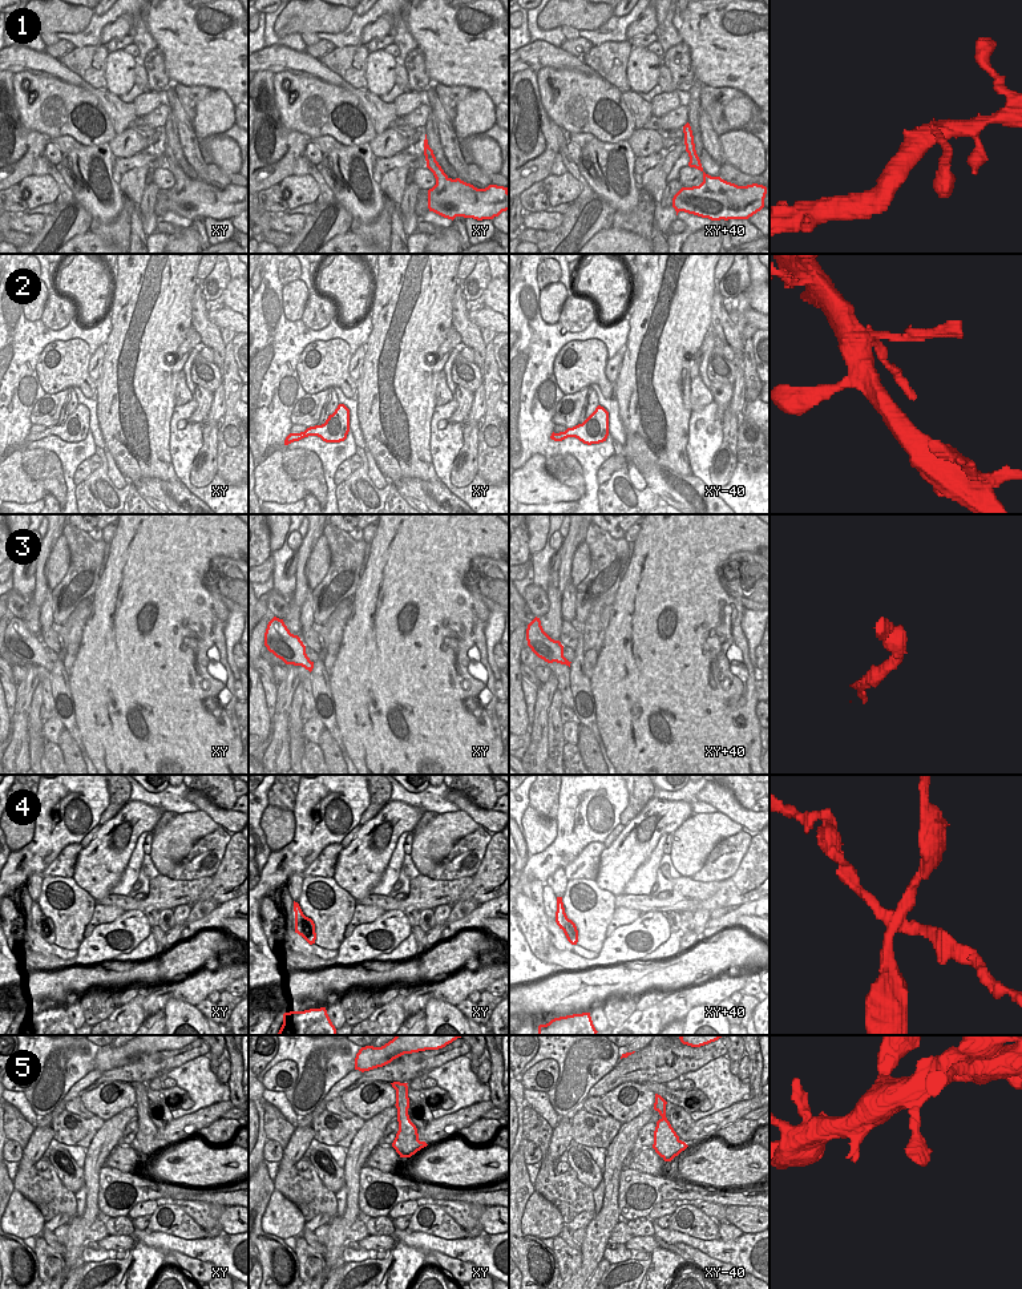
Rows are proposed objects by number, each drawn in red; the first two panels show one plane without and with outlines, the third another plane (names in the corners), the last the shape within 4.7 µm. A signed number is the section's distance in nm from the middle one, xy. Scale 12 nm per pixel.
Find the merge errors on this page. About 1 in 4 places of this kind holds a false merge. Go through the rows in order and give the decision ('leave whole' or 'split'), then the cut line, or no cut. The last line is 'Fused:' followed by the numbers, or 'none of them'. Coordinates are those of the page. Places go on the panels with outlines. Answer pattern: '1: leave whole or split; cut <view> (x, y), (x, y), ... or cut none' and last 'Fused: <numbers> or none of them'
1: leave whole; cut none
2: leave whole; cut none
3: leave whole; cut none
4: split; cut xy (307, 917), (303, 922), (303, 937)
5: leave whole; cut none
Fused: 4

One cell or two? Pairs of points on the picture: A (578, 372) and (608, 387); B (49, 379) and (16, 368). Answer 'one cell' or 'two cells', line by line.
A: one cell
B: two cells

